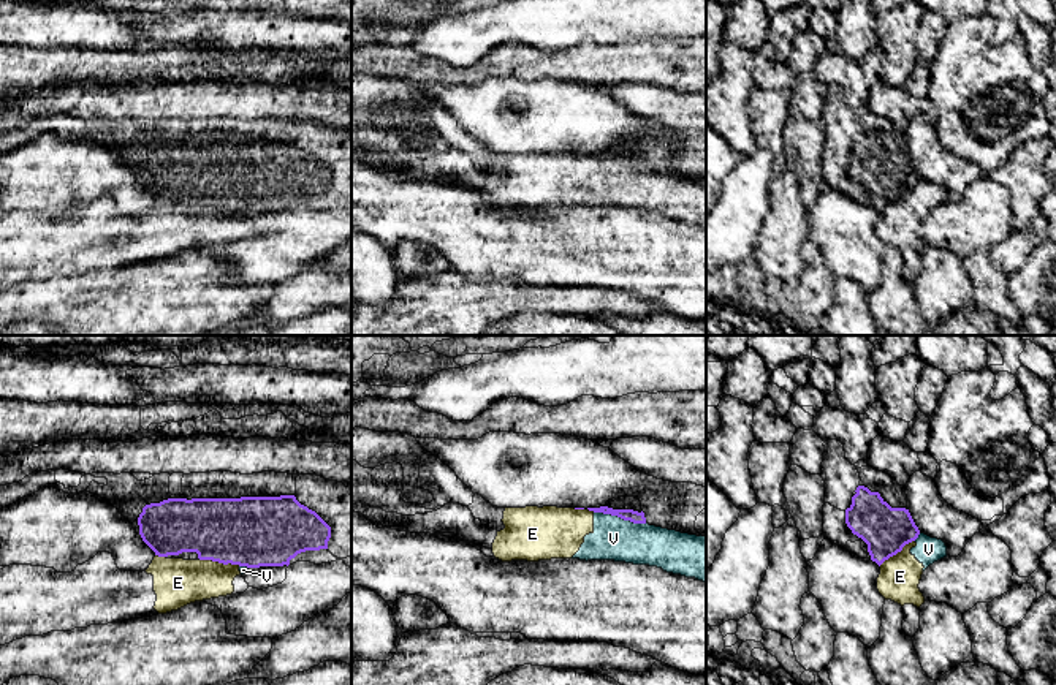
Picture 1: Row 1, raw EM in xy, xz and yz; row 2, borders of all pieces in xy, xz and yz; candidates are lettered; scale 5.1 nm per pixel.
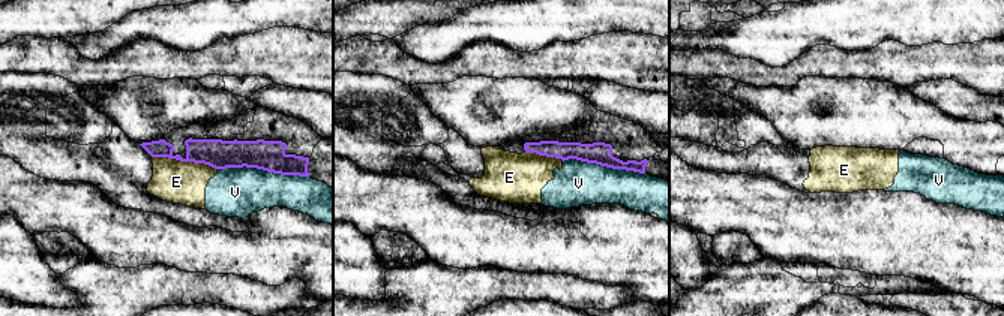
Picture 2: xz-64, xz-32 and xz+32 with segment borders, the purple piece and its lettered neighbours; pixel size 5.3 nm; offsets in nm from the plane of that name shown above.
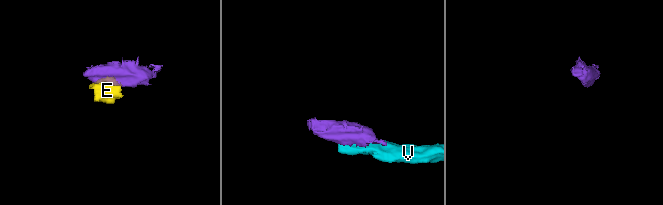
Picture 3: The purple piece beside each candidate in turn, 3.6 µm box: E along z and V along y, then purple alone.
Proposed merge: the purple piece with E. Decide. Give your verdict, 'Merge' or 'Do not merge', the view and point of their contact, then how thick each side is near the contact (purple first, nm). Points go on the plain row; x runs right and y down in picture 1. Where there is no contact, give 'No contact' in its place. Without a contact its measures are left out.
Do not merge. Touches purple at xy (220, 208). Thickness 360 nm (purple) against 240 nm

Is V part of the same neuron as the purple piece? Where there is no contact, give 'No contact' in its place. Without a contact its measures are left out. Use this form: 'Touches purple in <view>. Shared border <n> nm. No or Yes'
Touches purple in xz. Shared border 280 nm. No

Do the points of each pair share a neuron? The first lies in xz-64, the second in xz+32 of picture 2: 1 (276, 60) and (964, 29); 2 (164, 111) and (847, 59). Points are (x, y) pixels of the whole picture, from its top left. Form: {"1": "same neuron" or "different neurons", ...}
{"1": "different neurons", "2": "different neurons"}

